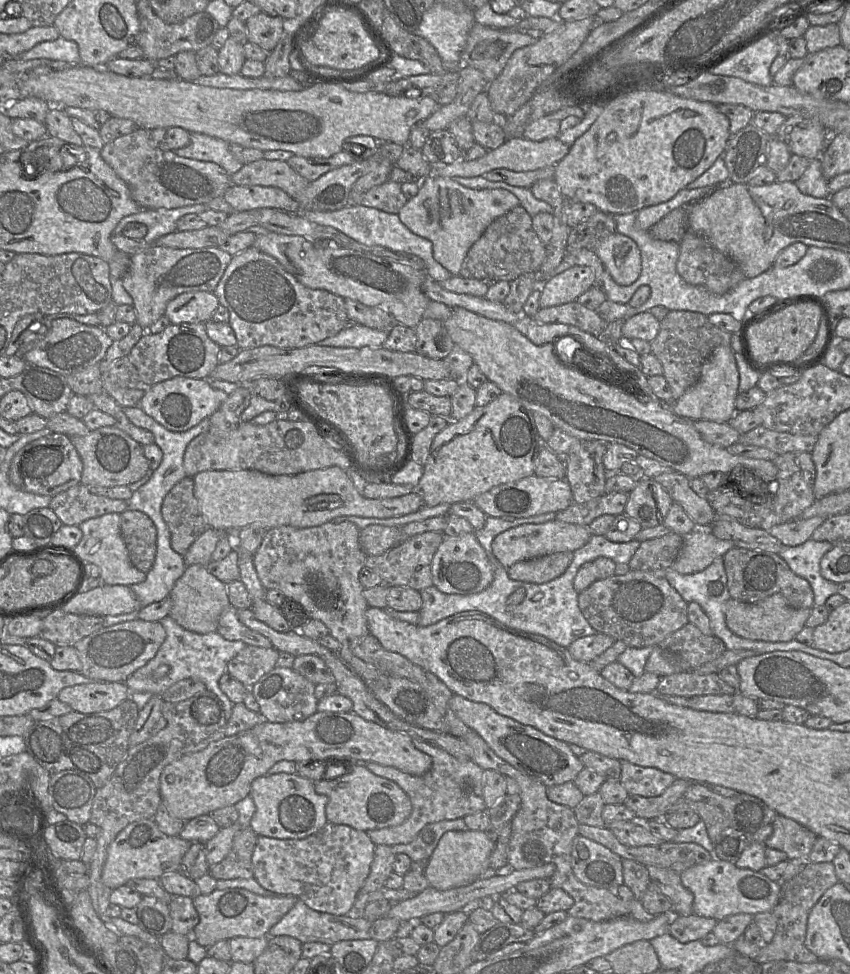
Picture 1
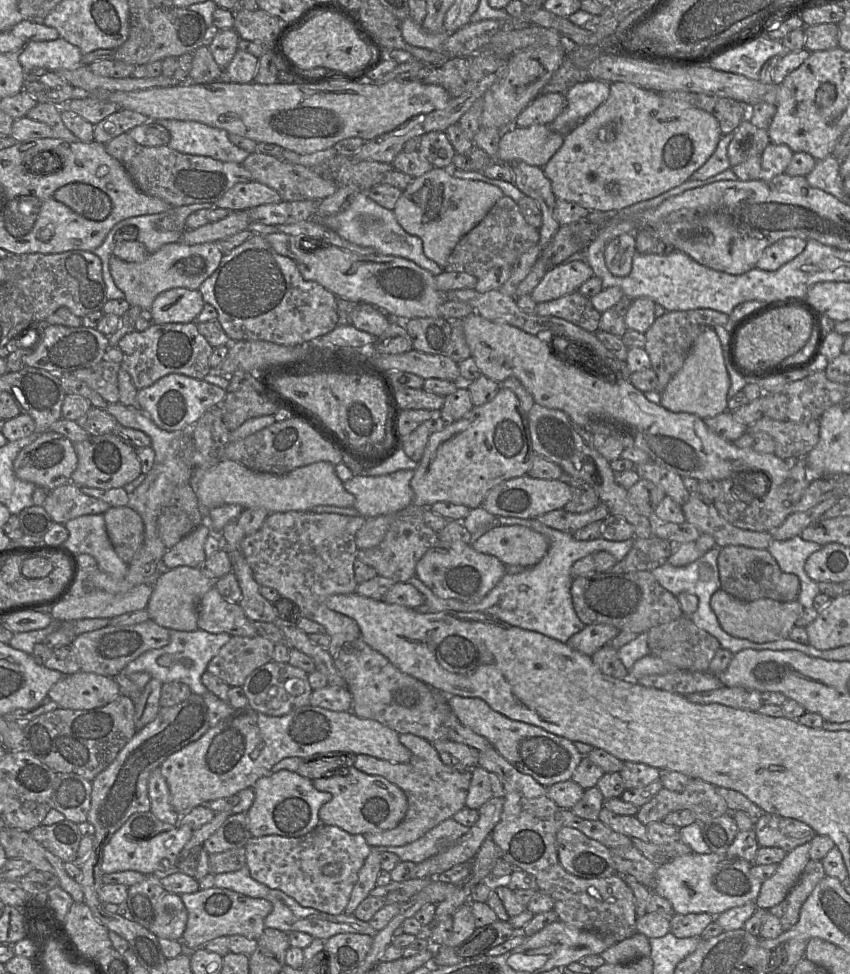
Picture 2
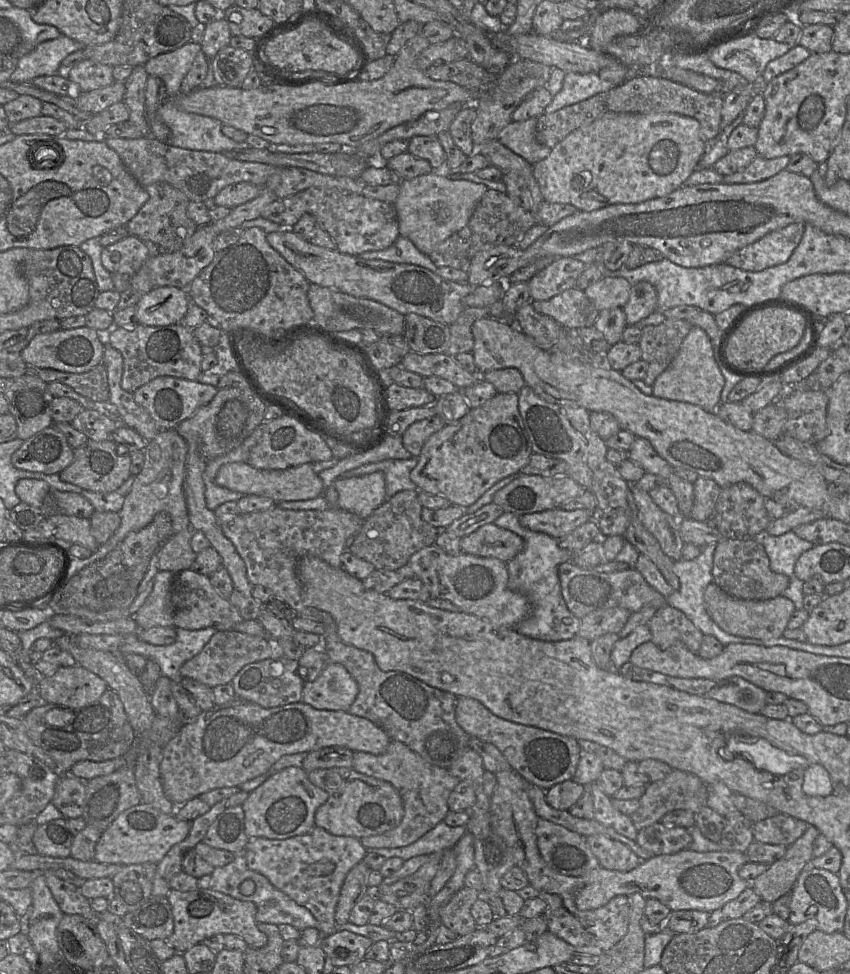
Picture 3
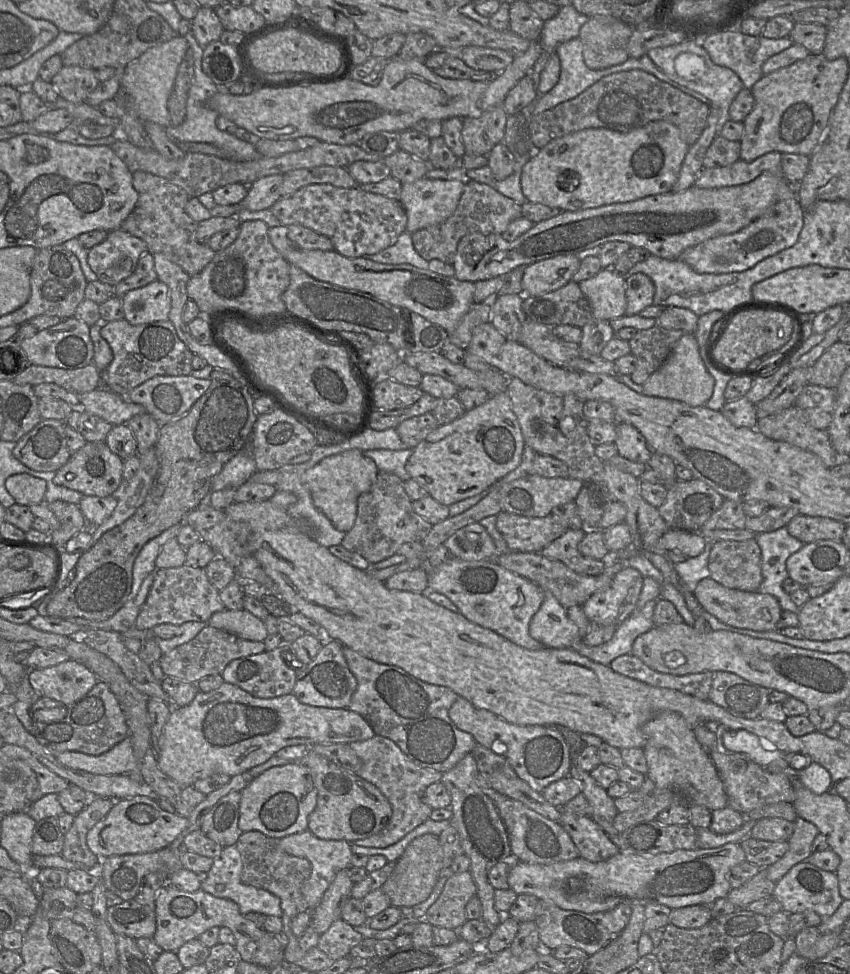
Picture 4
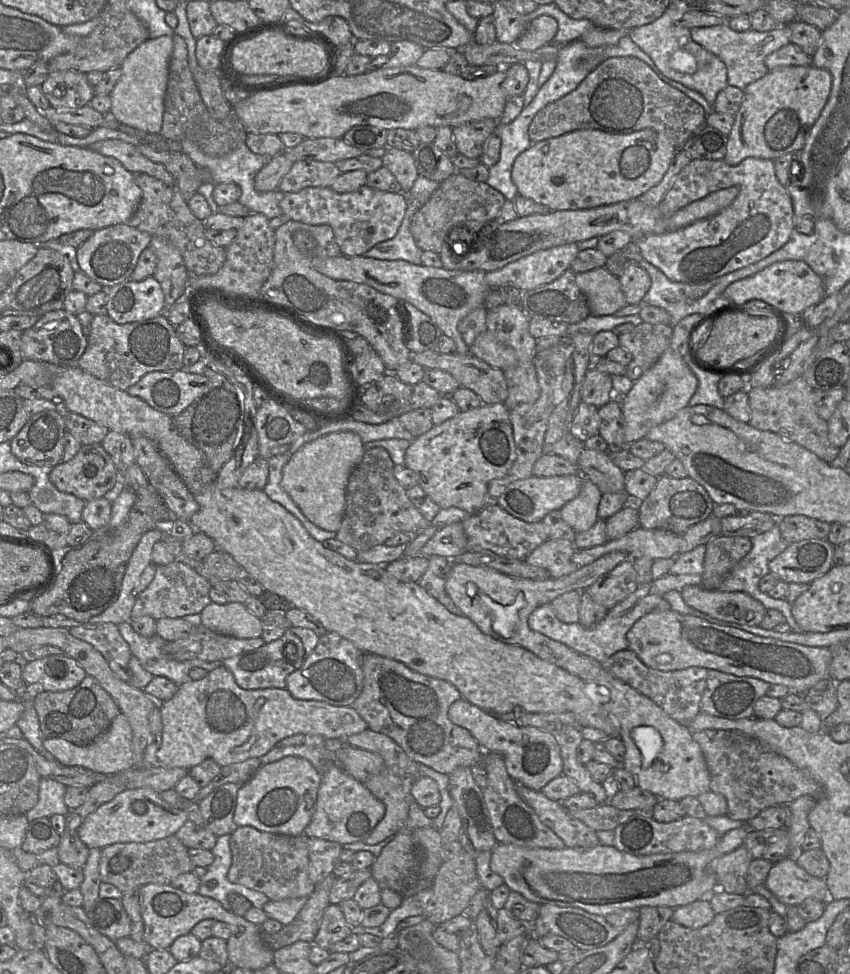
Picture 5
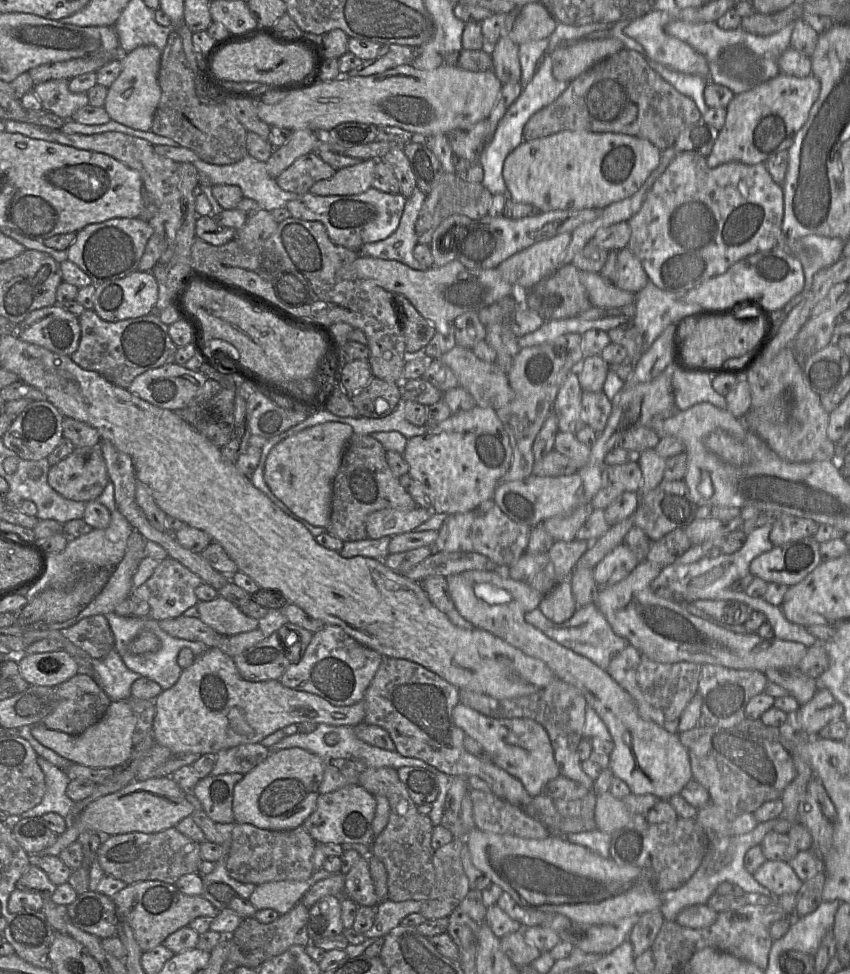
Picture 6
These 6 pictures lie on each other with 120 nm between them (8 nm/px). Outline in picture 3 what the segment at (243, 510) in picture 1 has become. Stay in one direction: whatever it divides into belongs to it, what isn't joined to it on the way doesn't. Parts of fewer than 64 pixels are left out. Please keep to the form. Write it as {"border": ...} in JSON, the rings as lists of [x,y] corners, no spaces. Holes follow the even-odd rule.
{"border":[[[232,462],[222,465],[216,475],[219,486],[244,495],[258,495],[271,498],[276,504],[283,501],[298,501],[317,498],[323,495],[324,485],[312,463],[301,464],[281,470],[256,469],[245,462]]]}

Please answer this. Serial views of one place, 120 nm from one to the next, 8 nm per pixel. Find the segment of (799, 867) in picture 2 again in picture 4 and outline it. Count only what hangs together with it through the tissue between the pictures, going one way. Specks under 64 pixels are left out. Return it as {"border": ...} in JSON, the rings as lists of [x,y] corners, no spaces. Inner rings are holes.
{"border":[[[797,816],[787,852],[777,862],[766,867],[768,879],[776,884],[794,865],[806,861],[812,854],[811,845],[819,833],[813,823]]]}

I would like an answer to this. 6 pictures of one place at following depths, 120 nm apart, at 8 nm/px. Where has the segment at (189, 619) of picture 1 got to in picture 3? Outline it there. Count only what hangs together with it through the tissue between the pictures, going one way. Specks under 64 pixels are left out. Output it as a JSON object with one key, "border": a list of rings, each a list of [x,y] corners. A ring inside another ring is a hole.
{"border":[[[159,570],[154,576],[154,586],[140,609],[133,615],[139,629],[154,626],[174,626],[172,592],[177,574]]]}

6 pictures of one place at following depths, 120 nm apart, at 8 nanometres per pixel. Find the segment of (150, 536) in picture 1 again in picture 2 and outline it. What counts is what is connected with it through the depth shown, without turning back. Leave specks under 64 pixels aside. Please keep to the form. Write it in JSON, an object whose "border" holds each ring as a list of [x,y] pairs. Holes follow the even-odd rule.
{"border":[[[128,506],[110,507],[104,514],[109,539],[115,552],[130,563],[145,539],[141,515]]]}

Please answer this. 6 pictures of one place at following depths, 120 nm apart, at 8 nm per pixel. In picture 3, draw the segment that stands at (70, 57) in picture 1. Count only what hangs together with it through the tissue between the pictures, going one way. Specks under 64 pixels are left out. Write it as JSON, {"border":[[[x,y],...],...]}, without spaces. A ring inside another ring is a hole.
{"border":[[[63,34],[56,39],[44,41],[19,60],[10,81],[30,83],[40,76],[56,75],[60,72],[63,59],[83,47],[81,43]]]}

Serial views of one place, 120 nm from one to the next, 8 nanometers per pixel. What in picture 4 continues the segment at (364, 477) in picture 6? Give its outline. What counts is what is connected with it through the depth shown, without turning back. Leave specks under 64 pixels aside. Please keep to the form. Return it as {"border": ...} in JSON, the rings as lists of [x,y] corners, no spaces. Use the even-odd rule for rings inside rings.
{"border":[[[379,471],[370,490],[358,497],[354,525],[341,542],[344,548],[374,564],[398,553],[404,543],[422,543],[433,525],[414,511],[403,483],[395,474]]]}

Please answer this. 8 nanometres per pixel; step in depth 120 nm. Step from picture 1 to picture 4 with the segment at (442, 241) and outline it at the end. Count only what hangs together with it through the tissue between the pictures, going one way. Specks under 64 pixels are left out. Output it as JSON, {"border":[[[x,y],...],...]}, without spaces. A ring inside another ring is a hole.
{"border":[[[420,178],[402,184],[400,202],[407,214],[406,231],[410,234],[422,228],[439,224],[455,211],[463,193],[466,179]]]}

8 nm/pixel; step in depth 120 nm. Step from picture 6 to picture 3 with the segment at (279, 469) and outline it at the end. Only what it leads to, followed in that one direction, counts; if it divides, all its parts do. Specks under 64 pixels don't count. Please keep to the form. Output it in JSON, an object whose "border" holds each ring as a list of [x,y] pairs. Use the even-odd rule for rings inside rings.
{"border":[[[376,471],[335,481],[337,507],[364,521],[386,500],[385,475]]]}

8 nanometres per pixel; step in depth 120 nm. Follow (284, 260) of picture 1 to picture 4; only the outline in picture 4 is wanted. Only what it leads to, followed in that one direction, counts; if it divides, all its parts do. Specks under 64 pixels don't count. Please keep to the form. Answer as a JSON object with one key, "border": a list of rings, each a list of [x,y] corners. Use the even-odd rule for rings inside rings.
{"border":[[[285,225],[269,227],[271,243],[290,265],[301,268],[317,280],[370,293],[402,309],[415,312],[444,328],[449,335],[455,331],[463,316],[474,304],[474,282],[461,281],[455,276],[440,275],[408,263],[385,264],[371,261],[366,257],[349,258],[335,249],[330,251],[300,249],[292,244],[287,232],[288,228]]]}

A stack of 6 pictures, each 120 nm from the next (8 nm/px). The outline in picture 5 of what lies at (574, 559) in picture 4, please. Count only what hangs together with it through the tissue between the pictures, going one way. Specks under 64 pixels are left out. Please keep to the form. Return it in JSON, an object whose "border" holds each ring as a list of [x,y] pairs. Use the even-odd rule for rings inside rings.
{"border":[[[547,540],[535,548],[524,560],[530,565],[545,568],[550,578],[557,579],[580,568],[572,561],[576,550],[573,541]]]}

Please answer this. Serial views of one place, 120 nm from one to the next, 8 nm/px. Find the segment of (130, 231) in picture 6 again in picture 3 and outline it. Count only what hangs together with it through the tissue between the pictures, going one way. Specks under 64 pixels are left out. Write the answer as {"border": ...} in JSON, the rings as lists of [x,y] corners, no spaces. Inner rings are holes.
{"border":[[[128,235],[104,247],[101,262],[111,274],[134,275],[149,257],[144,241],[136,236]]]}

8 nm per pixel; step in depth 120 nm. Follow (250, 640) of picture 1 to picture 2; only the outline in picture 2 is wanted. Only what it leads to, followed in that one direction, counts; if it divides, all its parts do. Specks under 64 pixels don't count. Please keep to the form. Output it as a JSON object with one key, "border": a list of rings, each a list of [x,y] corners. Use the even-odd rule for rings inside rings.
{"border":[[[216,587],[206,592],[199,601],[198,628],[209,633],[227,633],[231,636],[255,637],[258,635],[253,622],[246,616],[245,611],[238,603],[225,600]]]}

